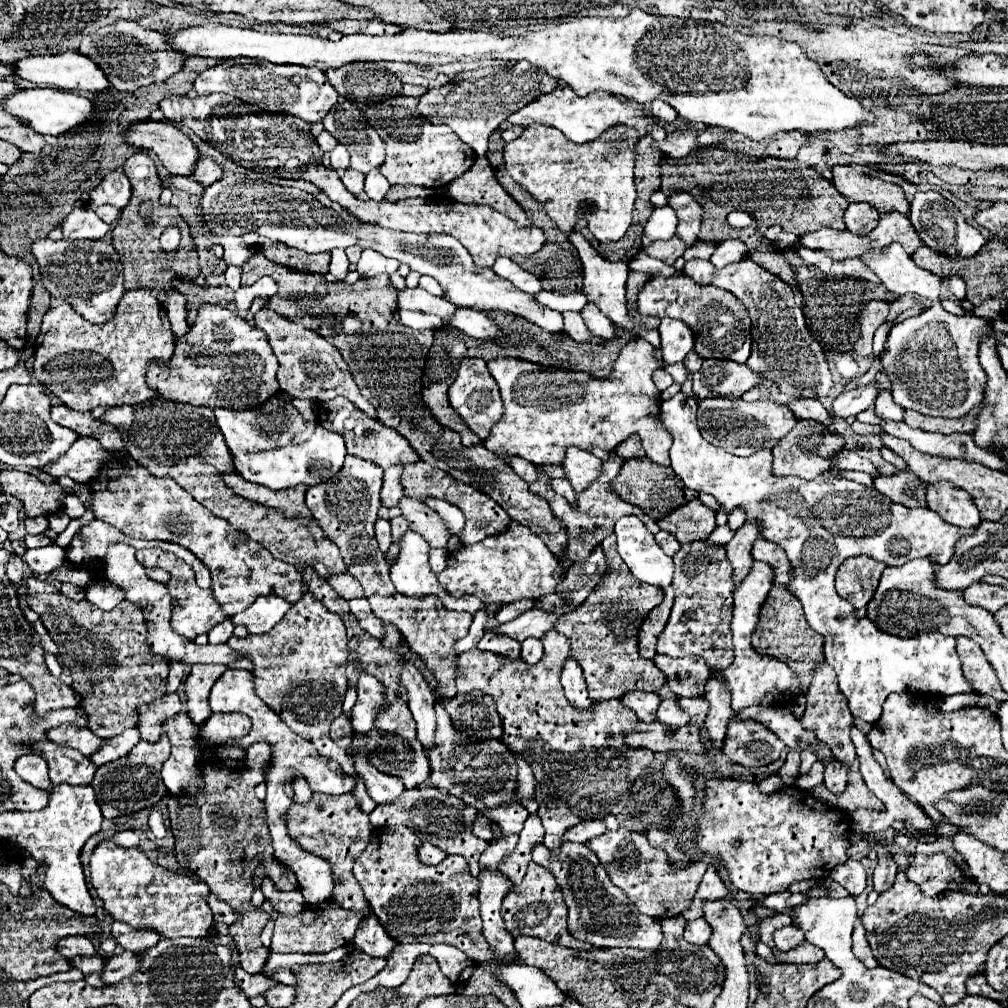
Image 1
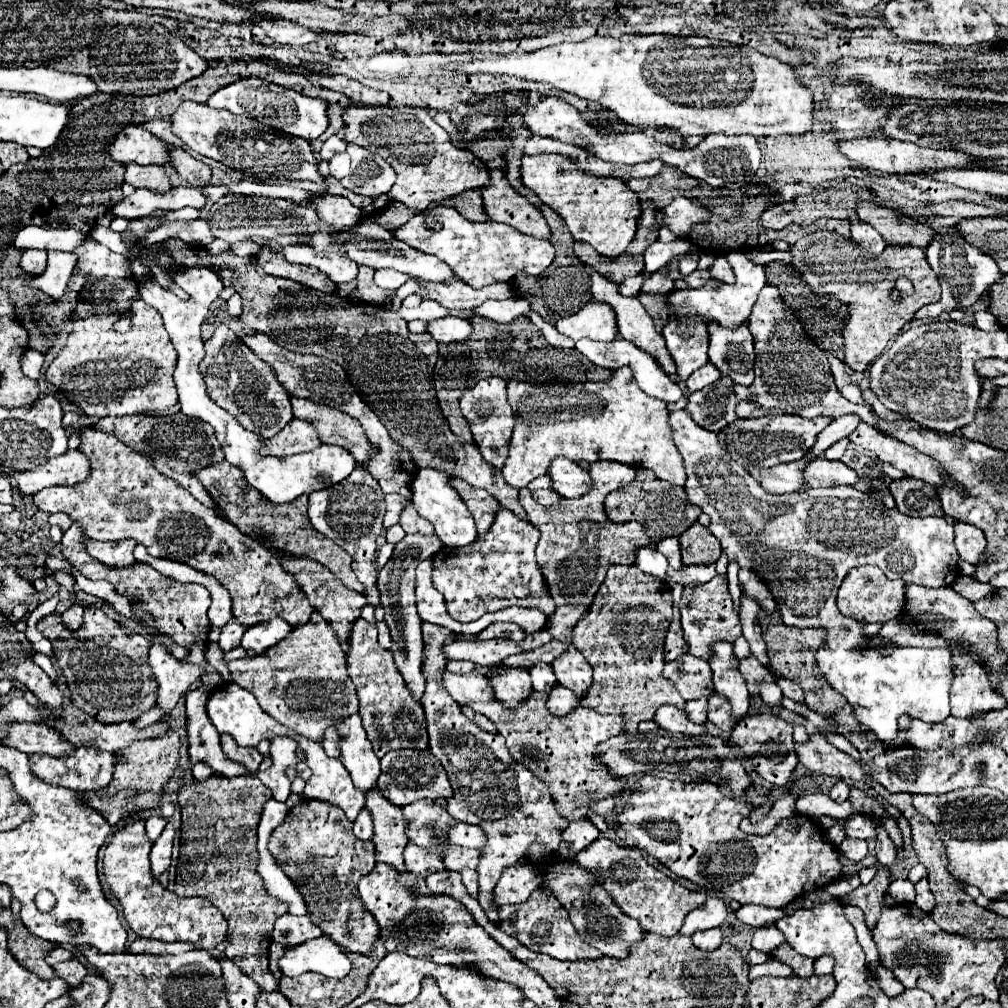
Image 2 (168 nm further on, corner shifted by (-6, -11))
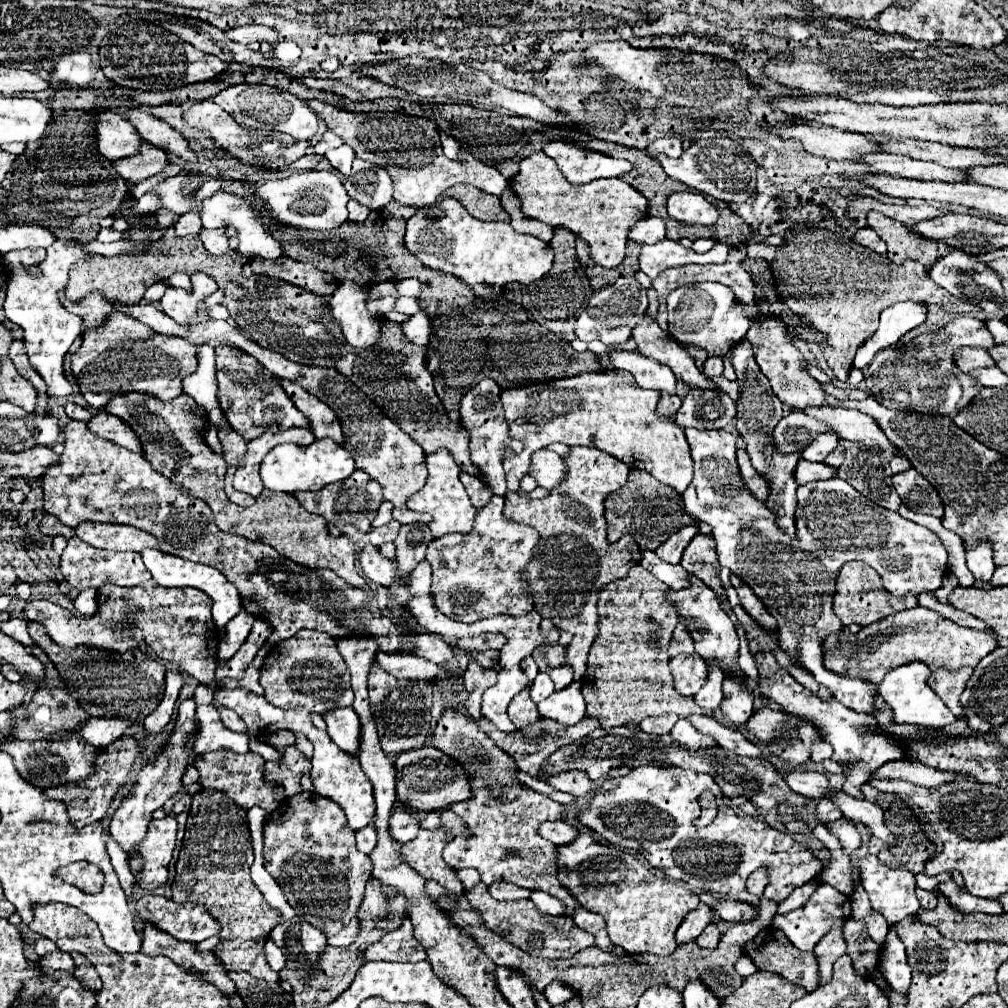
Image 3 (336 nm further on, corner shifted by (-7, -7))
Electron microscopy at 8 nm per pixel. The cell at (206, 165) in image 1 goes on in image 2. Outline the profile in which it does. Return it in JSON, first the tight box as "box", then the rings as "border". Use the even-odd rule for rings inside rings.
{"box":[170,147,210,187],"border":[[[170,147],[170,165],[194,187],[206,187],[210,183],[210,167],[180,147]]]}

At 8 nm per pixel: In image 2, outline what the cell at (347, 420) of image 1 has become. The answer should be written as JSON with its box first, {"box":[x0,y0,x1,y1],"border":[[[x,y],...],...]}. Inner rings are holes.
{"box":[290,397,374,463],"border":[[[292,397],[290,401],[294,417],[312,423],[322,443],[344,447],[358,463],[364,463],[368,455],[374,453],[372,443],[364,435],[364,429],[350,415],[344,415],[342,411],[332,409],[328,405],[318,405],[310,399]]]}

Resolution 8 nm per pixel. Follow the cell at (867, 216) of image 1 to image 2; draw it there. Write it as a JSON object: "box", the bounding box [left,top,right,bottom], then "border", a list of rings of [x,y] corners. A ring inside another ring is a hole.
{"box":[850,221,886,255],"border":[[[858,221],[858,223],[852,223],[850,229],[852,229],[852,239],[854,239],[858,245],[862,245],[866,251],[870,251],[870,253],[874,253],[874,255],[880,255],[880,253],[884,251],[886,243],[884,243],[882,235],[880,235],[874,227]]]}

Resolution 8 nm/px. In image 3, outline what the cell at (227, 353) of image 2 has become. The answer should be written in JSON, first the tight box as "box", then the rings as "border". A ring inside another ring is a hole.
{"box":[217,345,307,441],"border":[[[217,345],[217,399],[231,427],[247,441],[263,433],[279,433],[289,427],[307,427],[307,417],[293,405],[281,387],[281,381],[271,375],[255,357],[229,345]]]}

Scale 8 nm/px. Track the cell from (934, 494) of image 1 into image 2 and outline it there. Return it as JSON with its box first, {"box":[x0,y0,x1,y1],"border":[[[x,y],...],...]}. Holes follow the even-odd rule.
{"box":[954,521,986,565],"border":[[[956,521],[954,523],[956,529],[956,549],[962,561],[970,563],[970,565],[978,565],[984,551],[986,551],[986,539],[984,533],[980,529],[976,529],[974,525],[966,525]]]}

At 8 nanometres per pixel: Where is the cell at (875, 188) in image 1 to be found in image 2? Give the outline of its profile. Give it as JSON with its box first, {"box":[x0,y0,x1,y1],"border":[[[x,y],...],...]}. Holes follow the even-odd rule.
{"box":[856,201,934,249],"border":[[[860,201],[856,211],[860,221],[878,229],[888,245],[896,245],[896,247],[912,245],[926,249],[930,245],[930,239],[934,239],[934,231],[928,225],[922,225],[910,217],[896,215],[890,207]]]}

